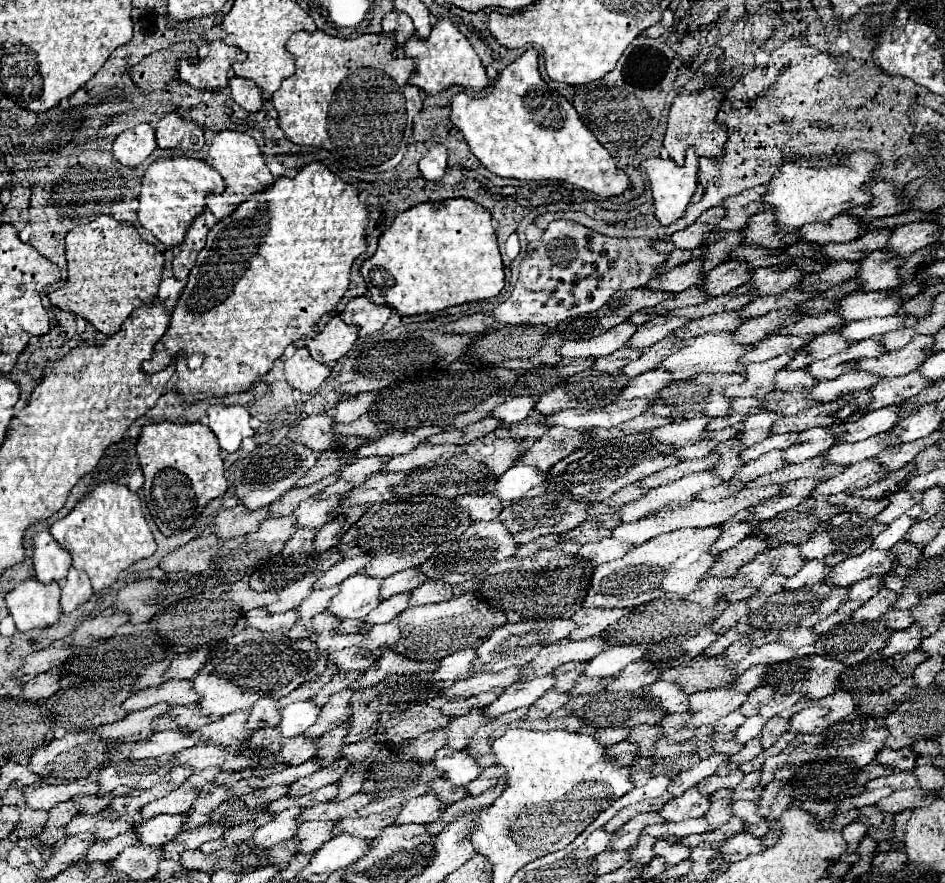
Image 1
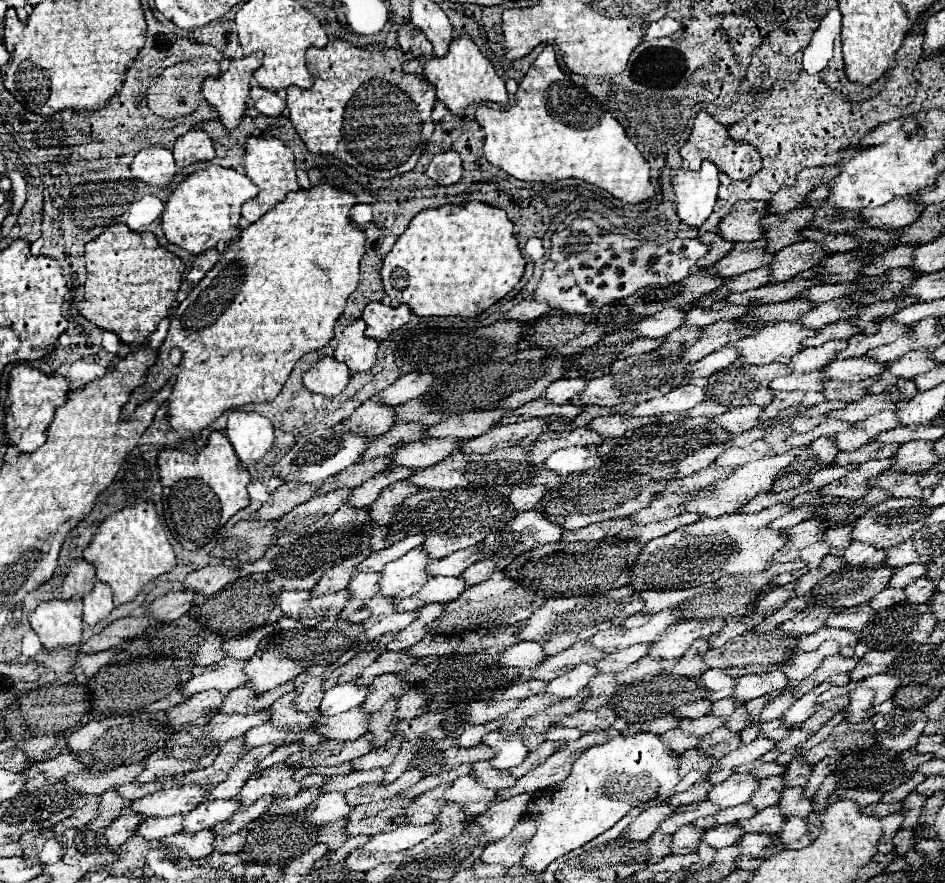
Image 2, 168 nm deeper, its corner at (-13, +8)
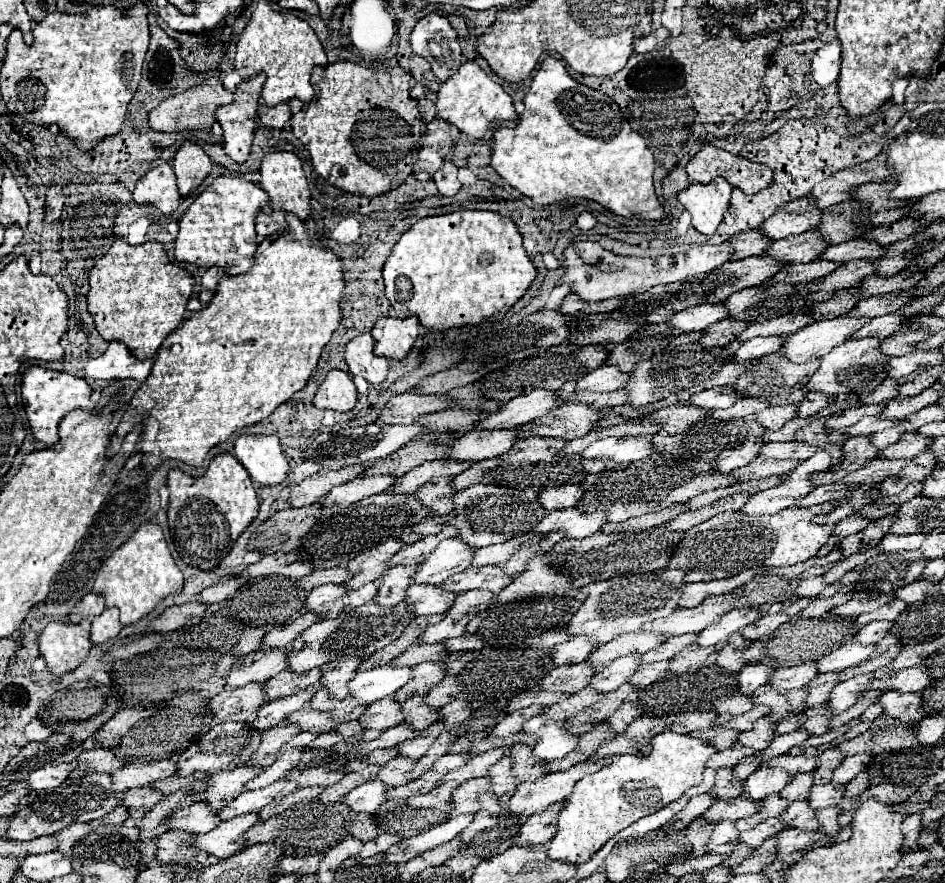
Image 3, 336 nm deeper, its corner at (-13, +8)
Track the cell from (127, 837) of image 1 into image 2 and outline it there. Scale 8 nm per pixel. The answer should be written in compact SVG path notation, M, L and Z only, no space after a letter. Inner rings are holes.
M176 815L176 817L164 817L164 819L146 819L144 823L138 825L136 835L144 837L148 841L154 841L154 839L160 841L166 835L182 831L180 827L182 827L182 817L180 815Z

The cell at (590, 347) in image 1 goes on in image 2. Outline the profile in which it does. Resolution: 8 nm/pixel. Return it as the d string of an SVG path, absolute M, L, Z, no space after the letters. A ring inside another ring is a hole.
M668 307L668 309L658 311L658 315L652 315L652 319L640 319L638 323L634 323L632 333L636 337L650 337L650 339L664 337L666 333L682 325L682 317L684 317L682 309Z

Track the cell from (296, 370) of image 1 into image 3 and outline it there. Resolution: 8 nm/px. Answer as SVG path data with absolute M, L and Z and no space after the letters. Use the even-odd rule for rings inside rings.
M338 369L326 375L324 383L320 385L314 397L314 405L318 409L332 409L338 413L352 411L356 407L356 401L358 401L358 391L352 377Z

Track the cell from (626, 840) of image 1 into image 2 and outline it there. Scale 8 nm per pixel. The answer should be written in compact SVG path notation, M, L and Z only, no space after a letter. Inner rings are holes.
M700 801L700 803L690 803L690 805L684 805L684 807L678 807L668 819L664 819L664 821L658 825L658 831L670 835L670 833L674 833L676 829L680 829L682 825L688 825L688 823L692 823L694 819L712 815L712 813L716 813L716 811L718 811L718 807L712 805L710 801Z

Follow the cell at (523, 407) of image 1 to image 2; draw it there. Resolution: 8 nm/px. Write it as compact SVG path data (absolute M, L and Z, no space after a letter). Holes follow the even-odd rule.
M560 379L550 383L550 387L544 391L544 399L552 405L564 405L566 401L578 397L582 389L584 389L582 379Z

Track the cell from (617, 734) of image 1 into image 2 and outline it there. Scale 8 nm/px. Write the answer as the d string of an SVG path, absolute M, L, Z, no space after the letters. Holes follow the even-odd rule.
M658 717L650 723L640 723L638 725L638 733L664 733L668 729L674 729L678 725L678 719L676 717Z

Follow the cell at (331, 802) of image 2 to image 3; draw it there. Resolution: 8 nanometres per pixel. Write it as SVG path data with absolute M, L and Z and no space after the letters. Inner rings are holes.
M368 781L350 791L342 803L348 803L348 807L356 813L376 813L376 809L386 801L388 789L390 785L384 781Z

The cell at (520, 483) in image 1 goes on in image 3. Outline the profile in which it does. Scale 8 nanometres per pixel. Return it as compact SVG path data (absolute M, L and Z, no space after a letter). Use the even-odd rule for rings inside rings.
M652 435L632 436L632 437L608 437L608 439L600 439L596 443L592 443L590 447L584 449L582 457L584 459L600 459L611 460L617 464L633 463L638 460L646 459L654 453L654 441L652 441Z

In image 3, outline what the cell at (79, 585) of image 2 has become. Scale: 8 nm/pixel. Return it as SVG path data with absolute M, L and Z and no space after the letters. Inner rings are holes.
M88 593L72 611L70 615L70 623L80 623L82 619L86 617L96 617L96 615L102 615L104 611L104 599L102 595L96 595L96 593Z

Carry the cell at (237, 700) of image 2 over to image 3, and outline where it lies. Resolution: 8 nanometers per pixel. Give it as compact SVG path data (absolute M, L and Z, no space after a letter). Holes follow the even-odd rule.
M312 669L312 671L282 671L280 675L276 675L274 679L266 681L266 695L270 699L280 699L280 697L288 697L298 693L300 689L316 683L320 679L320 675L324 673L324 669Z

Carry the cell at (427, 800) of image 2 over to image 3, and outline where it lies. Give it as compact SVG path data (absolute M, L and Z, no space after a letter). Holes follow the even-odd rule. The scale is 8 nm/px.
M470 779L462 783L456 793L454 793L454 809L456 813L476 813L482 809L478 803L478 797L482 793L490 791L490 781L488 779Z

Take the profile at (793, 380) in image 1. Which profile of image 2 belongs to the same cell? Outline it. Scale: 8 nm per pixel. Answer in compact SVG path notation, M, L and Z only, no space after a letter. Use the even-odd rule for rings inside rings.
M856 357L856 359L844 359L844 361L832 361L826 365L826 379L838 379L838 381L862 381L868 377L876 377L880 375L884 369L884 363L876 363L874 359L864 359L864 357Z

